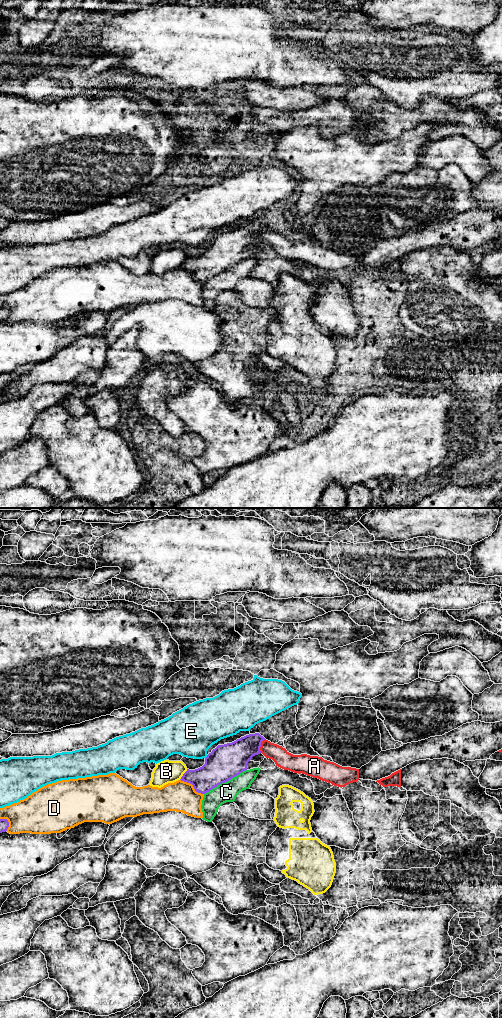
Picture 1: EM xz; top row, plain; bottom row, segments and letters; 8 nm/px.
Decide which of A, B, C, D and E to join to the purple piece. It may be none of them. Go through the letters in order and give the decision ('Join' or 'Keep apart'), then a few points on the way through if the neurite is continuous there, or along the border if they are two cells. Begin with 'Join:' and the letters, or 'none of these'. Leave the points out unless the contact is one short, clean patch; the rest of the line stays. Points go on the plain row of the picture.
Join: none of these
A: Keep apart. Boundary: xz (265, 227), (261, 231), (260, 240)
B: Keep apart. Boundary: xz (187, 257), (179, 267)
C: Keep apart
D: Keep apart
E: Keep apart

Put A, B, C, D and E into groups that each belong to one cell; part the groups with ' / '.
A / B / C / D / E

